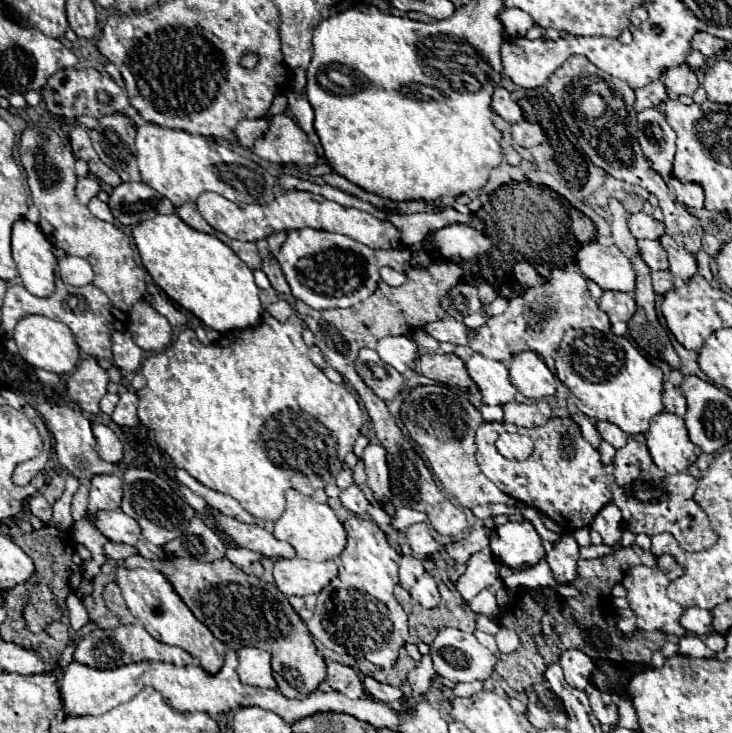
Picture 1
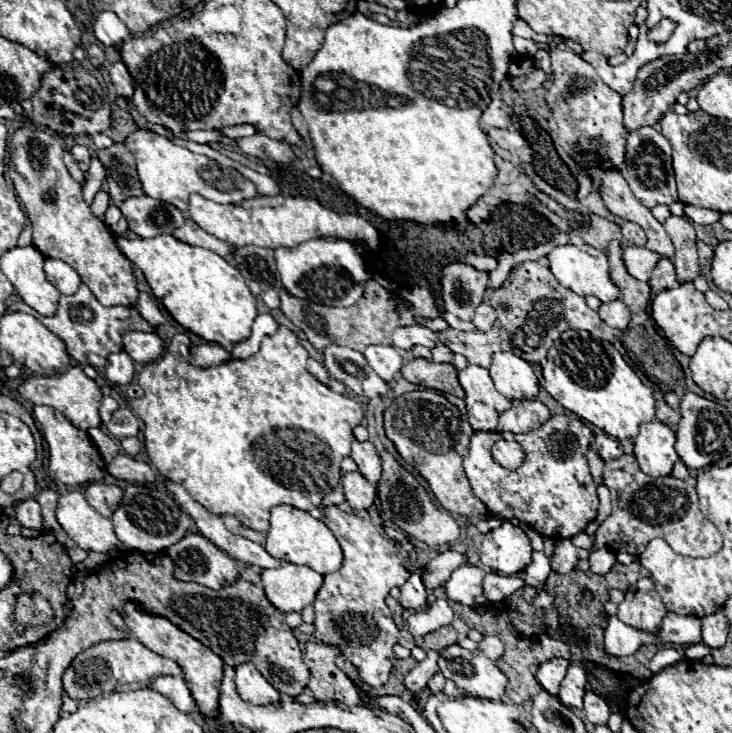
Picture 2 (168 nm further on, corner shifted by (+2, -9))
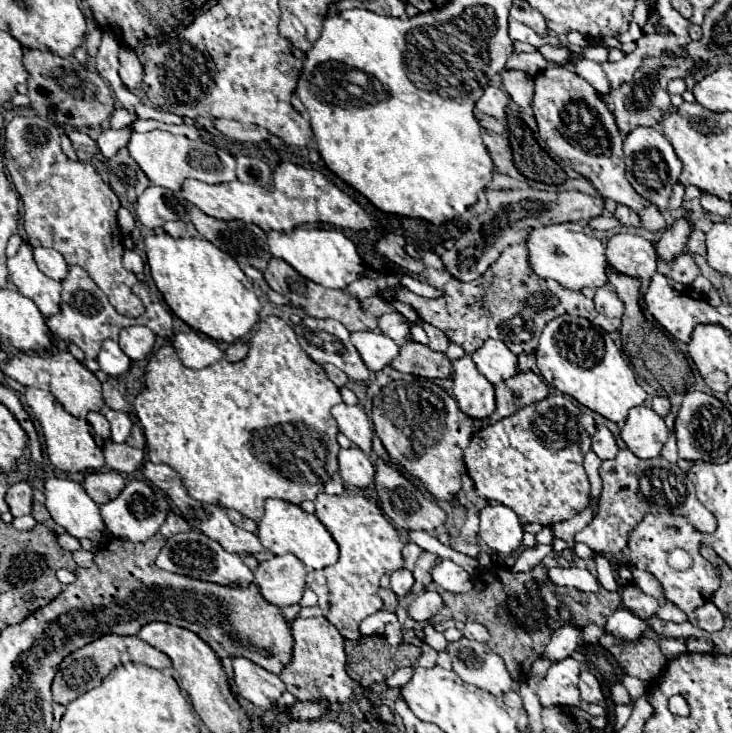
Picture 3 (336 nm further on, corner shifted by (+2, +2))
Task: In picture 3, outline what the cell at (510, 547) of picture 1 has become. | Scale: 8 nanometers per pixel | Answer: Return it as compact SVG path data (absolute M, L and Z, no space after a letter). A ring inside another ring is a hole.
M486 505L480 509L478 537L500 557L510 557L522 547L522 523L518 515L504 505Z

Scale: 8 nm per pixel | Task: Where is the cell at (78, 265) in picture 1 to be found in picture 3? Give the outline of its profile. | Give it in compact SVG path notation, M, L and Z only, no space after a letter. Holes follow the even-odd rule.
M36 247L34 249L34 257L36 257L36 265L38 269L54 279L54 281L64 281L68 275L68 263L64 261L64 257L56 251L56 249L46 249L46 247Z

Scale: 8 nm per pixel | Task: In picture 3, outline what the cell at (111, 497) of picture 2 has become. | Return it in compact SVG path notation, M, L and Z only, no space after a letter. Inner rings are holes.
M98 471L86 477L84 489L98 505L102 505L112 501L124 489L124 479L116 471Z

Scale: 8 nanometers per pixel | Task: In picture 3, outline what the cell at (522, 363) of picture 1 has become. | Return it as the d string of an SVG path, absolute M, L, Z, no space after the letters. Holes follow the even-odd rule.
M488 339L474 355L472 355L478 371L494 385L514 377L518 369L518 357L496 339Z

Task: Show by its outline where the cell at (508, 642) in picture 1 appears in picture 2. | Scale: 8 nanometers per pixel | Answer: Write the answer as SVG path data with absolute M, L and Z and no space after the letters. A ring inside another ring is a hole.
M484 636L482 642L478 642L478 650L484 652L490 660L498 660L504 654L504 644L496 636Z

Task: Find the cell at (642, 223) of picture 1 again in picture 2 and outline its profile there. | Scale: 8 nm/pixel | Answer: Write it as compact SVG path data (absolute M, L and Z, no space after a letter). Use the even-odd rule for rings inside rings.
M624 222L622 224L622 236L630 242L630 244L636 244L636 246L644 246L646 244L646 234L644 230L634 224L634 222Z

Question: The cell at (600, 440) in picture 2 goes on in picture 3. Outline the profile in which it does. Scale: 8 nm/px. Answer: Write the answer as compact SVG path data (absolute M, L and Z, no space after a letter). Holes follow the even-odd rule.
M552 393L504 421L478 429L464 451L464 463L478 495L514 509L522 523L540 523L544 527L568 521L586 509L590 481L582 461L590 449L590 437L592 451L600 459L616 457L618 445L610 429L596 427L594 419L582 409L562 393Z

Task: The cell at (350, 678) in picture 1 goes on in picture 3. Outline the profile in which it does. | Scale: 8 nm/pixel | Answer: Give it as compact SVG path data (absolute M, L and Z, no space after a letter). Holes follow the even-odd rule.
M296 617L290 625L294 637L294 659L280 673L286 689L298 699L326 697L332 703L346 703L352 699L352 679L346 673L344 657L344 637L340 631L324 617L302 619Z

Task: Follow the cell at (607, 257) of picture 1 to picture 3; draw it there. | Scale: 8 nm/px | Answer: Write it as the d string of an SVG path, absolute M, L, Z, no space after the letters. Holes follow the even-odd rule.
M562 223L534 229L526 241L530 249L530 265L534 273L542 279L556 279L566 289L584 289L584 287L604 287L608 283L606 275L606 247L584 223Z

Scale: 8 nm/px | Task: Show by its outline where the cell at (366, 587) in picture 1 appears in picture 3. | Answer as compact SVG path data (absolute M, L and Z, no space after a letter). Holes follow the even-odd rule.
M318 493L314 503L316 503L316 517L326 525L326 529L332 533L334 541L340 547L340 559L330 567L310 571L308 587L318 595L318 607L322 609L322 615L328 621L332 621L346 639L354 643L364 643L366 635L360 633L360 623L366 617L384 609L384 603L378 597L380 577L386 575L388 571L392 573L404 567L402 559L404 543L400 541L398 531L386 521L378 505L362 495Z

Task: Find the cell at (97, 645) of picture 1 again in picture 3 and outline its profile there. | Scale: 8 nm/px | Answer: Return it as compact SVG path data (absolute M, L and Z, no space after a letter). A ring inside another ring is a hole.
M104 635L88 645L84 645L82 649L70 653L68 657L64 657L64 661L60 663L58 667L58 673L54 677L54 683L52 683L52 695L54 695L54 703L62 703L62 705L68 705L70 701L74 701L78 695L86 693L88 689L94 689L98 687L104 677L110 675L110 671L126 665L126 663L142 663L142 665L148 665L148 667L154 667L154 669L164 669L166 665L172 667L172 661L166 653L154 649L152 645L148 645L146 641L142 641L140 637L136 635Z

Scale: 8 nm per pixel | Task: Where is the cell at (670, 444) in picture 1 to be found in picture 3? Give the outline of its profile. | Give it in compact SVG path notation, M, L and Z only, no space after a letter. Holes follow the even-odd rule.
M646 405L630 409L630 415L622 429L622 439L626 441L628 449L640 459L660 457L668 435L670 429L666 427L664 419Z

